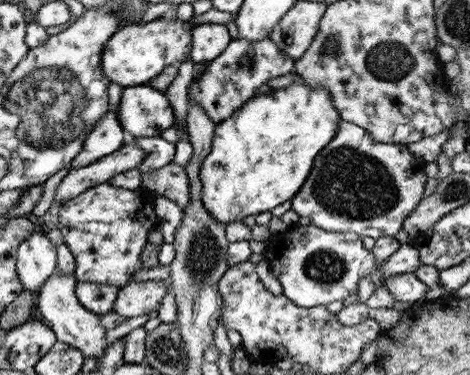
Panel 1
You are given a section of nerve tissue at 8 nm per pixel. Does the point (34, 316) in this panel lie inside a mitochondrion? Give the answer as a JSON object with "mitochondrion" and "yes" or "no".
{"mitochondrion":"no"}

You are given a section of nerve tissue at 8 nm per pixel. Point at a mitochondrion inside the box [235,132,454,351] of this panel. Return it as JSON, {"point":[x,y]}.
{"point":[350,184]}

